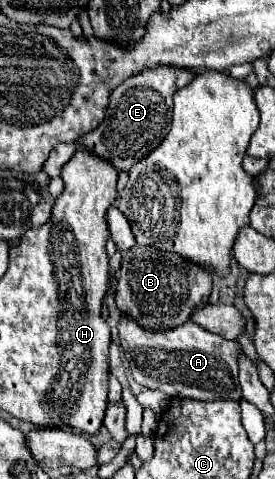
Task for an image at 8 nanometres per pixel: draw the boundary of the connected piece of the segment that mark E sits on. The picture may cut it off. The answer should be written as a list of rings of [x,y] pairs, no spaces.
[[[156,65],[152,69],[144,69],[144,73],[128,77],[112,91],[104,121],[78,141],[80,149],[92,151],[96,157],[110,161],[118,171],[128,171],[154,151],[168,135],[172,123],[172,95],[194,77],[196,73],[192,69],[176,69],[170,65]]]

